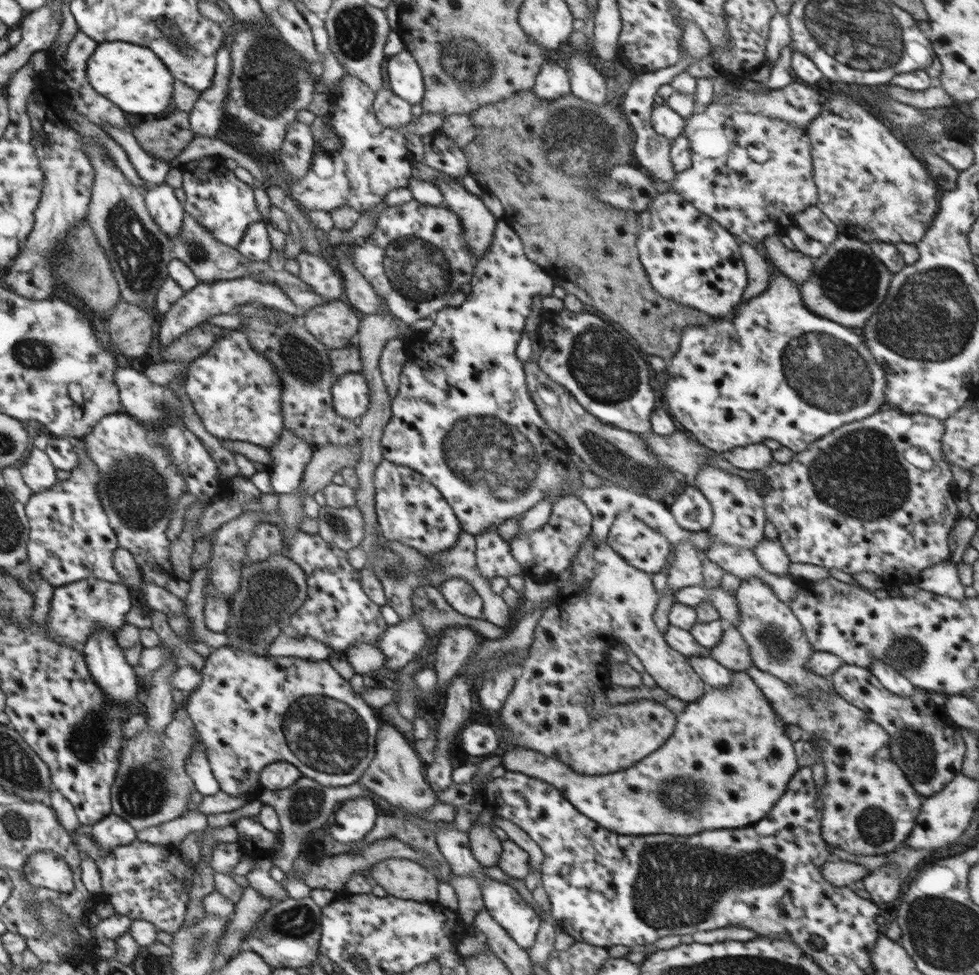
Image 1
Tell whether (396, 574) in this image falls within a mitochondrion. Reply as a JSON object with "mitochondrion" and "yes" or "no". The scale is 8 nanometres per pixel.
{"mitochondrion":"yes"}

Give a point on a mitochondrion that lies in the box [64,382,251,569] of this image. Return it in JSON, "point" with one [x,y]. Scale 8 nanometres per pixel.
{"point":[138,494]}

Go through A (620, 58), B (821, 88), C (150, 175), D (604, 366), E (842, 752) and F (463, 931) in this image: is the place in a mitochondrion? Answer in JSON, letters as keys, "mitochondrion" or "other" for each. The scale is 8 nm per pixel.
{"A":"other","B":"other","C":"other","D":"mitochondrion","E":"other","F":"other"}

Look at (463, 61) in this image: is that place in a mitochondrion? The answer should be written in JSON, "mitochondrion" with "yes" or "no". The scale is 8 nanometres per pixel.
{"mitochondrion":"yes"}

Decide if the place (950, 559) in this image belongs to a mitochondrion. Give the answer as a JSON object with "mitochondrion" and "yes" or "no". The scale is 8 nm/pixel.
{"mitochondrion":"no"}

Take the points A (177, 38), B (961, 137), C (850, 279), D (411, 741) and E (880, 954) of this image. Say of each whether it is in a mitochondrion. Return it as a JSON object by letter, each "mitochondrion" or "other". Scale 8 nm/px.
{"A":"mitochondrion","B":"other","C":"mitochondrion","D":"other","E":"other"}

